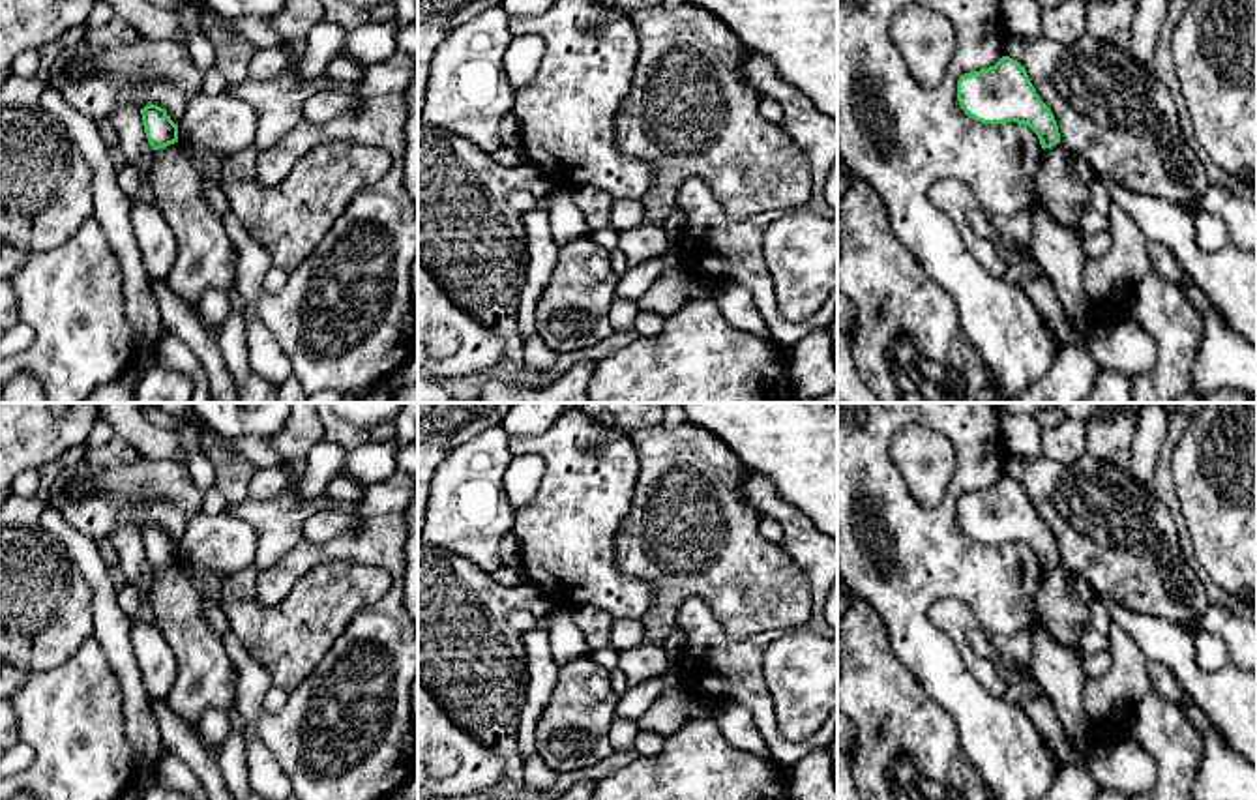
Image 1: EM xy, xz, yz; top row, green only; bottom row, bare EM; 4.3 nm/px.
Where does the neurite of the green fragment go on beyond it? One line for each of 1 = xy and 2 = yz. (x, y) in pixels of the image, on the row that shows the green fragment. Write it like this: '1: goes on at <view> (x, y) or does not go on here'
1: does not go on here
2: does not go on here

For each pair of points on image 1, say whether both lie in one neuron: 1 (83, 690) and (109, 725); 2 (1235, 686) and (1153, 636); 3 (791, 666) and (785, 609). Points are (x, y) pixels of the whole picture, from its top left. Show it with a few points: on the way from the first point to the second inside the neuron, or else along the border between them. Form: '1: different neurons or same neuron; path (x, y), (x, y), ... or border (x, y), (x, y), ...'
1: same neuron; path (83, 699), (100, 716)
2: same neuron; path (1214, 686), (1205, 686), (1173, 654)
3: different neurons; border (800, 626), (787, 632)

